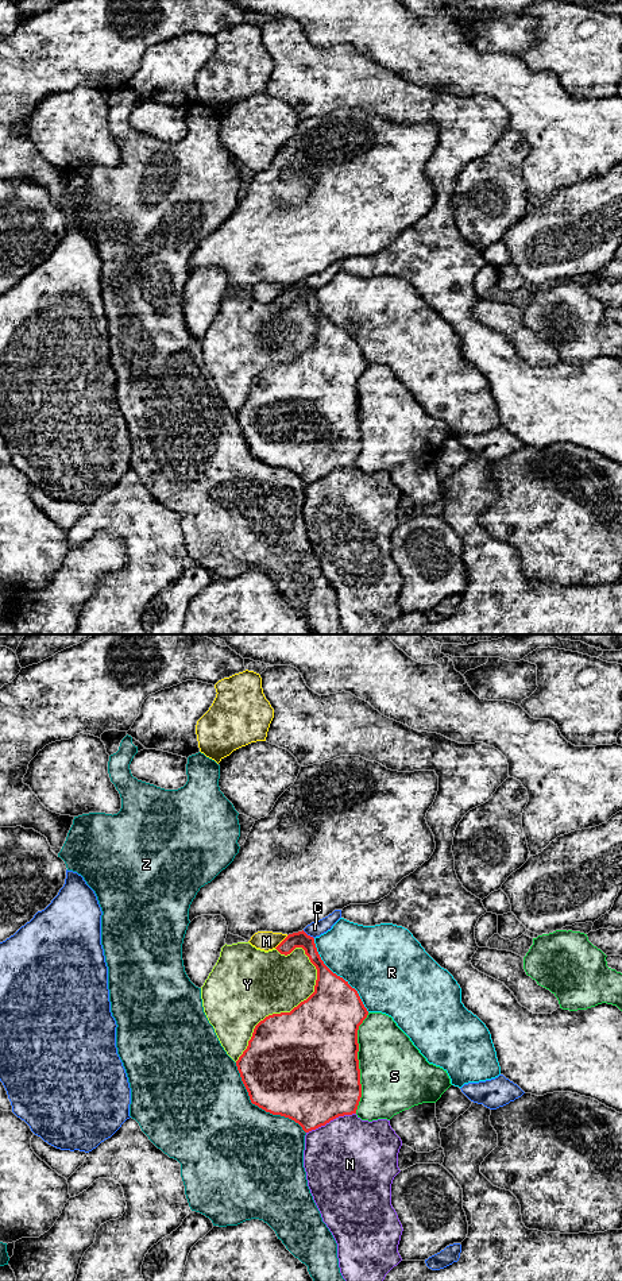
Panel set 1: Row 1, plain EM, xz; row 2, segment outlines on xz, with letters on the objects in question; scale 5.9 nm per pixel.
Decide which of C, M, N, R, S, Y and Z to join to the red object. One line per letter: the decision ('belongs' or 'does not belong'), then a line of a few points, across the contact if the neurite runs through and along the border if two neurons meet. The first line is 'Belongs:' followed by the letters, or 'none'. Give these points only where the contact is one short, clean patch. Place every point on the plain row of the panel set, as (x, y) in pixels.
Belongs: none
C: does not belong
M: does not belong | xz (288, 288), (274, 300)
N: does not belong
R: does not belong
S: does not belong
Y: does not belong
Z: does not belong

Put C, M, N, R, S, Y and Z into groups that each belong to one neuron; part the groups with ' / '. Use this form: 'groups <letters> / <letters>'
groups C / M / N / R / S / Y / Z

